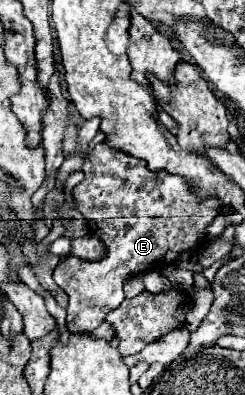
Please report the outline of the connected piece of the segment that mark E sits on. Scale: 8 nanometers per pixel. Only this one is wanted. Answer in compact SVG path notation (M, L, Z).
M98 143L90 155L86 157L86 163L82 167L84 181L72 189L76 209L86 217L90 223L90 229L94 235L100 237L100 241L106 245L106 257L100 261L82 261L74 255L64 257L56 271L54 281L60 285L68 297L68 329L72 333L90 333L94 331L106 317L108 311L116 309L122 301L122 285L126 277L138 275L138 271L156 271L162 265L170 265L176 259L180 259L182 253L196 253L204 239L204 229L214 221L216 209L220 209L220 201L196 201L192 197L192 189L184 185L184 177L172 177L170 173L152 173L144 161L120 151L112 149L108 143Z

